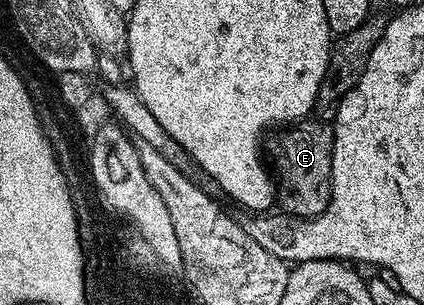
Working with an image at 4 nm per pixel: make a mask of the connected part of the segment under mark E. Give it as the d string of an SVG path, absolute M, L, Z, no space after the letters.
M303 119L283 133L286 134L279 139L278 150L272 155L272 165L280 165L276 177L284 177L294 193L292 207L286 208L285 212L295 219L319 217L330 202L334 130L321 119Z

